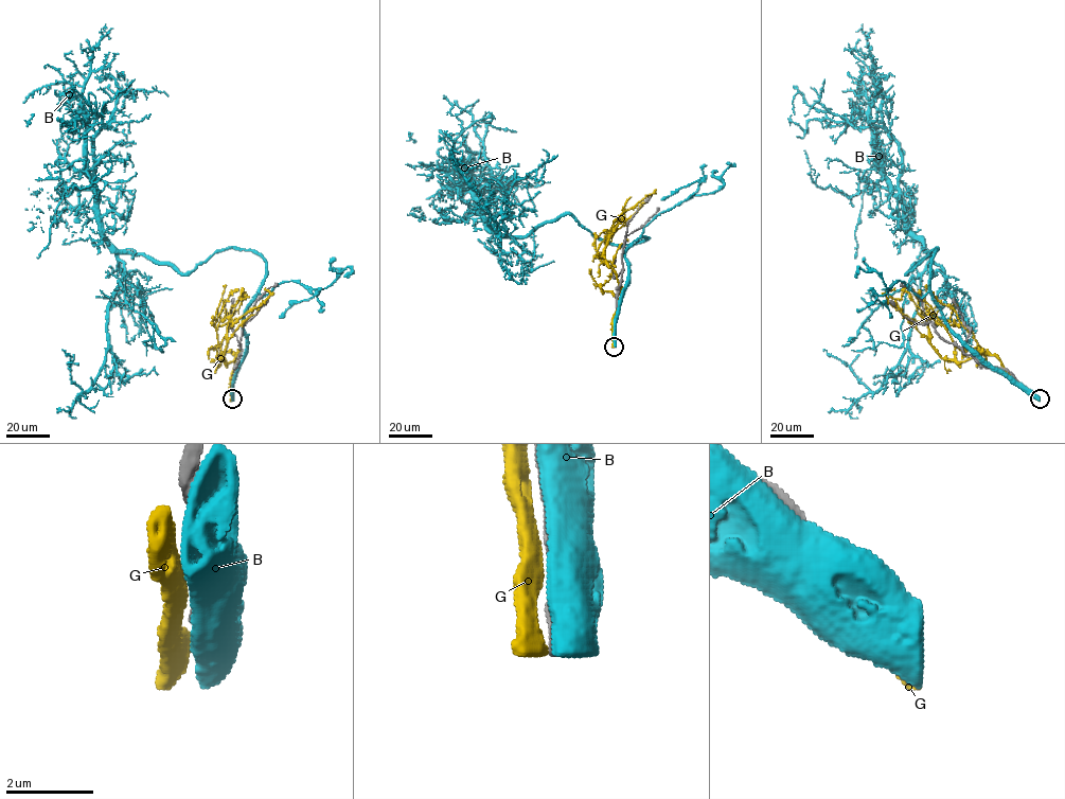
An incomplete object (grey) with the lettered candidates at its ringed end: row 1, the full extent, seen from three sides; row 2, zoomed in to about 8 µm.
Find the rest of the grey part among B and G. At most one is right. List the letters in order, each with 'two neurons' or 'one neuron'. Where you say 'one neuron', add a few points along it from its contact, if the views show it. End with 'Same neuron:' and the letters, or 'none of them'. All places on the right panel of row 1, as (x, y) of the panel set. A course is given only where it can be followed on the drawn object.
B: two neurons
G: two neurons
Same neuron: none of them

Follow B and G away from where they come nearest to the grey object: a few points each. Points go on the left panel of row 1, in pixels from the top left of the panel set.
B: (232, 396), (265, 262), (228, 248), (182, 273), (118, 250), (101, 229), (87, 113), (69, 132), (63, 114)
G: (231, 398), (230, 380), (237, 352), (230, 362), (222, 359), (228, 323), (260, 306), (269, 295), (265, 287)

